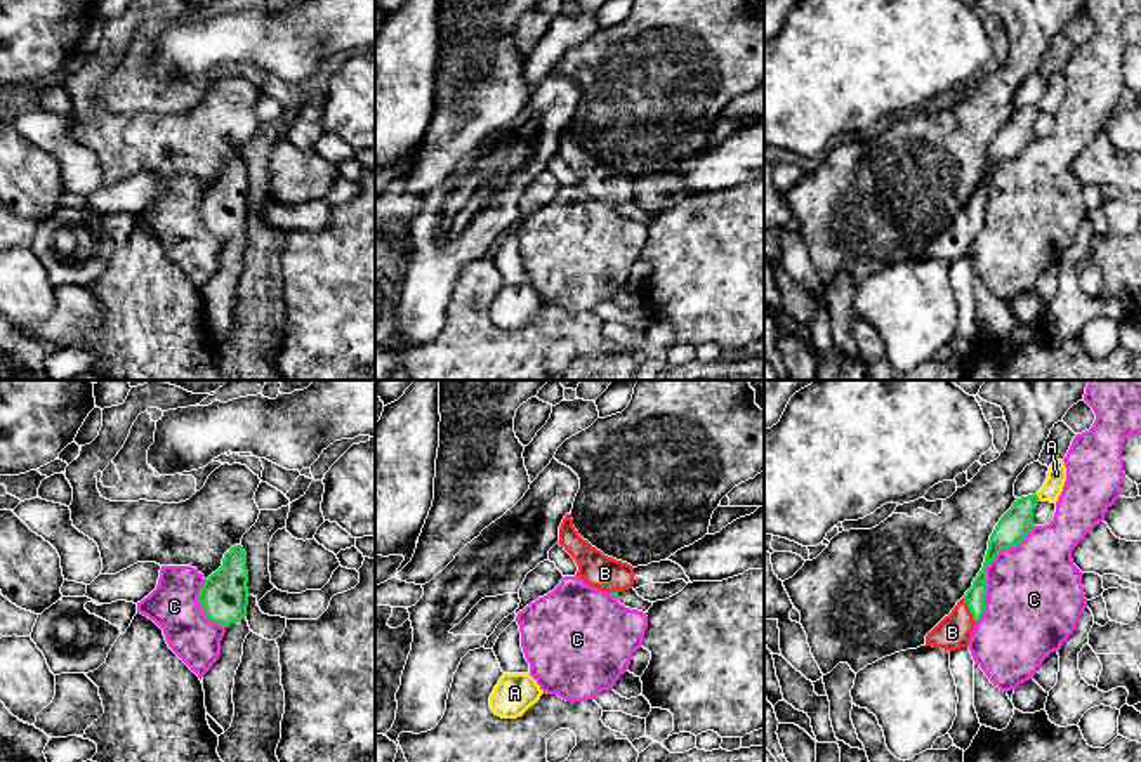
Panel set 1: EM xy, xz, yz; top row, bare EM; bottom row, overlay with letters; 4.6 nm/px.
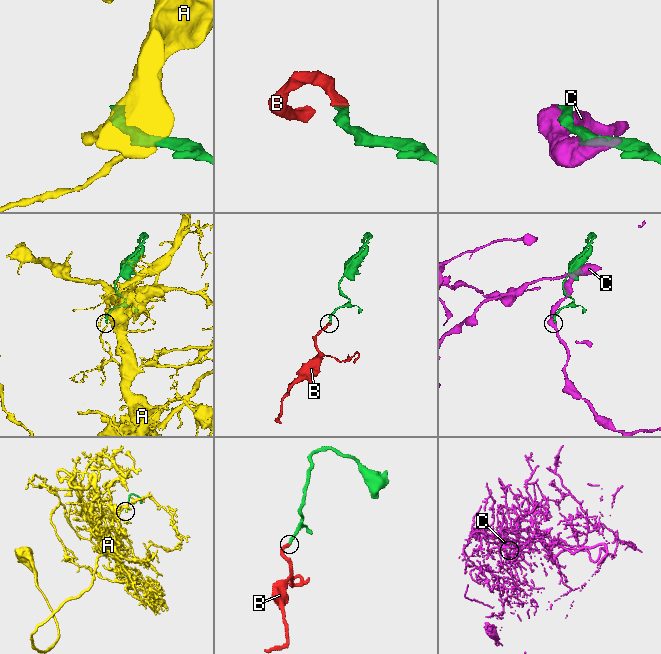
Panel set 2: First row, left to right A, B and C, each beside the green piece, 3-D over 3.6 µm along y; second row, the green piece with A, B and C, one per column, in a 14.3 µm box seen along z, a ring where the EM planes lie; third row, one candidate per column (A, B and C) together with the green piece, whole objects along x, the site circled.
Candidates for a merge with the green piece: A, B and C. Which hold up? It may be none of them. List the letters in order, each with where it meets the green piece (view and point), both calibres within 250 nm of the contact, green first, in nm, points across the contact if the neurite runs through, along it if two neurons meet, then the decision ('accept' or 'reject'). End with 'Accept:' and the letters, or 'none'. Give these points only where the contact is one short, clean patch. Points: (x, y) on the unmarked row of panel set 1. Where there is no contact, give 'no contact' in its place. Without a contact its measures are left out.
A: yz (1037, 108) | 150/90 nm | reject
B: yz (969, 221) | 100/160 nm | across yz (975, 209), (969, 221), (952, 243) | accept
C: yz (985, 181) | 150/440 nm | reject
Accept: B

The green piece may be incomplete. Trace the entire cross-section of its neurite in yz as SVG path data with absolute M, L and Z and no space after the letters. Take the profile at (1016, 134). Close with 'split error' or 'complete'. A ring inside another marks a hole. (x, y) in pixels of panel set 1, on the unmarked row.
M1037 104L1021 108L1000 128L993 144L990 146L985 174L974 189L973 198L957 213L952 224L926 246L926 257L941 259L948 264L969 257L974 236L985 224L985 207L988 198L986 179L1000 161L1019 156L1035 139L1033 122L1037 120L1039 113Z; split error

